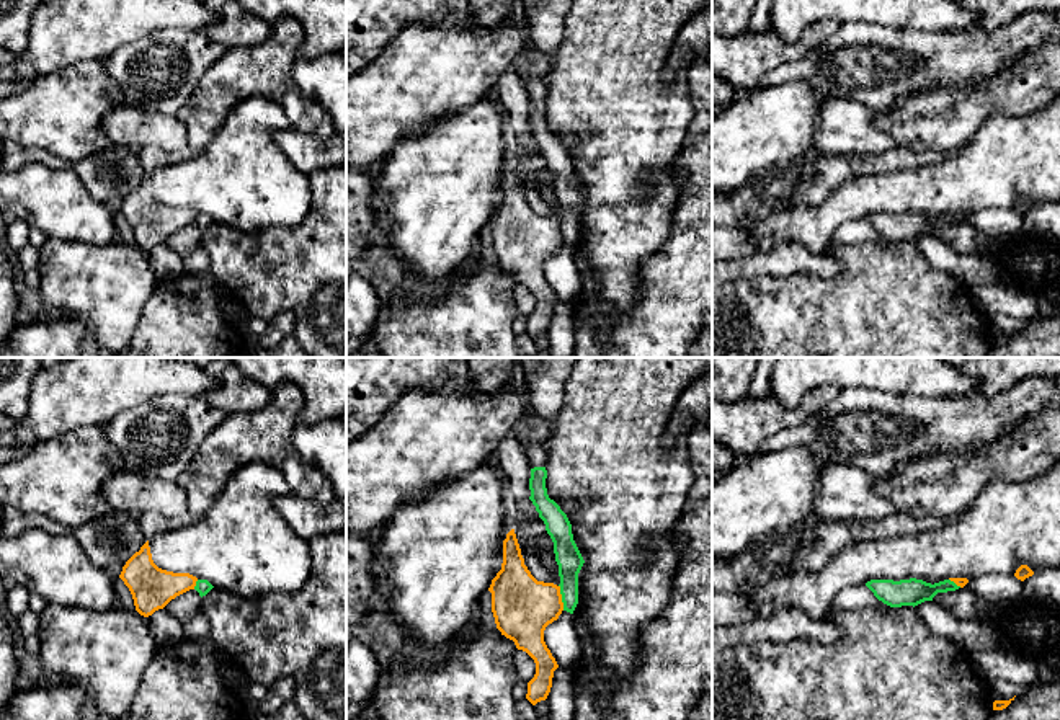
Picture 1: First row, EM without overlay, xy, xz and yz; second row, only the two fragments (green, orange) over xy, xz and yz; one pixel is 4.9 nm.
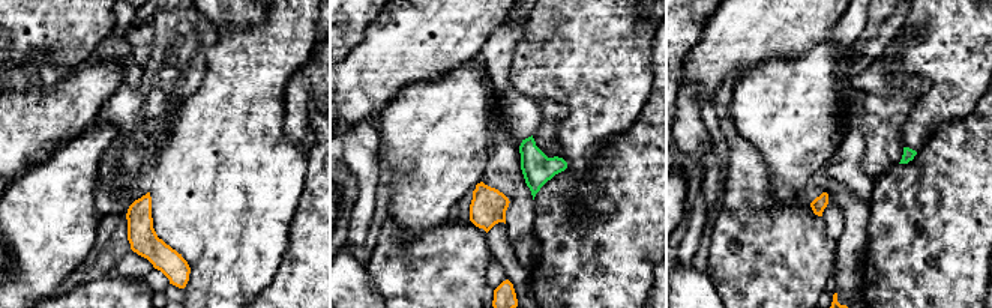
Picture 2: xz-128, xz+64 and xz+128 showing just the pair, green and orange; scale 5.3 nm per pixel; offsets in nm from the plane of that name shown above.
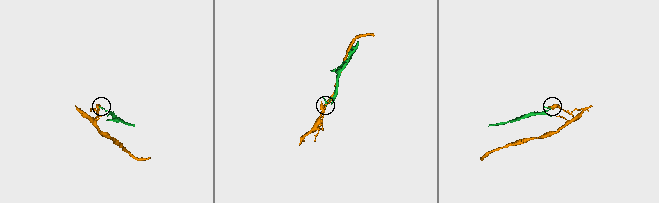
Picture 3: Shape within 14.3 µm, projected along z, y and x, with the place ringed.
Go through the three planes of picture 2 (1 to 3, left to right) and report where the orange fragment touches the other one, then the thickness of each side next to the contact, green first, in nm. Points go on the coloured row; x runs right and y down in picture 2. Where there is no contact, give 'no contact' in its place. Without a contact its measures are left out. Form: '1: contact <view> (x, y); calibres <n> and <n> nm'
1: no contact
2: no contact
3: no contact

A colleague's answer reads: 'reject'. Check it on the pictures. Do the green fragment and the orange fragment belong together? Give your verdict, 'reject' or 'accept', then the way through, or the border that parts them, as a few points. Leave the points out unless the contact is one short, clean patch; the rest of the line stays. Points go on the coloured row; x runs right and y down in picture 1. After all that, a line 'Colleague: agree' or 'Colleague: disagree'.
reject | along xz (559, 585), (564, 609)
Colleague: agree

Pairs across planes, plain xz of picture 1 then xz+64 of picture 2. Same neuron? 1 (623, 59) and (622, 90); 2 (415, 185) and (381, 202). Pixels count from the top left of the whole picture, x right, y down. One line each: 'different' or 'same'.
1: same
2: different

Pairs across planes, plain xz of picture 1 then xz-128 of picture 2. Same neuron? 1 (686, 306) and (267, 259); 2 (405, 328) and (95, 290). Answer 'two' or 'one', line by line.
1: two
2: one

